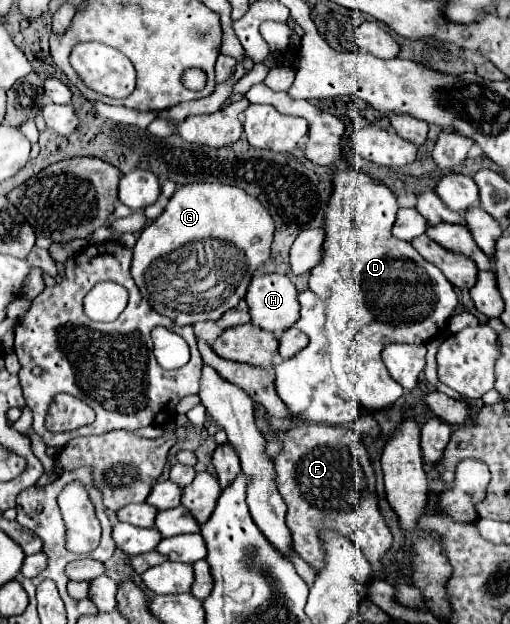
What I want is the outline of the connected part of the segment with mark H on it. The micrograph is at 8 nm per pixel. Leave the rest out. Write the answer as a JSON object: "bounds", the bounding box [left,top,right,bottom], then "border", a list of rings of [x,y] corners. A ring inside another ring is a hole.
{"bounds":[245,275,299,333],"border":[[[255,275],[245,301],[249,305],[251,323],[261,329],[283,333],[299,319],[297,289],[287,275]]]}

